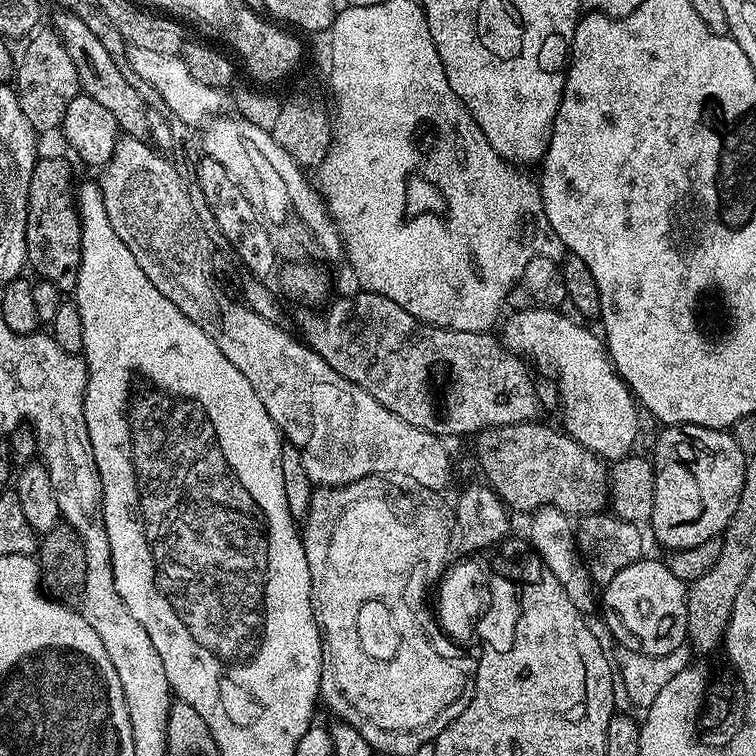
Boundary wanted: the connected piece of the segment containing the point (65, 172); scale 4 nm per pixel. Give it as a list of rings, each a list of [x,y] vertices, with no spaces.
[[[37,159],[34,166],[34,174],[30,178],[30,190],[28,191],[28,221],[26,222],[26,250],[28,251],[28,259],[26,261],[29,269],[33,268],[35,274],[41,280],[49,280],[56,289],[62,294],[68,294],[76,287],[76,279],[78,278],[78,268],[80,266],[80,213],[76,211],[76,192],[74,184],[72,188],[72,172],[68,169],[68,164],[64,160],[44,160]]]

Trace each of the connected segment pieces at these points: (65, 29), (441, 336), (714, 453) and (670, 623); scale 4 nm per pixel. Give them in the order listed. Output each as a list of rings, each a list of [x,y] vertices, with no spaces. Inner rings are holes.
[[[63,10],[57,13],[54,31],[64,43],[67,54],[70,54],[70,62],[73,69],[77,71],[80,92],[94,98],[94,102],[100,103],[105,110],[110,110],[124,136],[133,136],[136,140],[147,141],[150,130],[147,114],[150,108],[148,104],[144,105],[145,93],[134,90],[134,86],[130,86],[130,82],[122,78],[122,70],[118,70],[114,58],[110,58],[110,54],[102,47],[102,42],[98,42],[98,37],[90,31],[86,22],[82,22],[82,18]]]
[[[363,290],[357,291],[357,293],[357,296],[344,296],[341,300],[334,301],[329,308],[324,308],[321,312],[315,312],[317,309],[312,306],[301,307],[301,312],[296,316],[296,324],[300,327],[299,335],[309,348],[314,349],[335,372],[342,374],[342,378],[354,382],[359,388],[366,390],[366,394],[370,394],[375,400],[382,402],[382,406],[386,406],[386,410],[390,410],[390,414],[398,414],[398,418],[402,418],[402,422],[415,428],[425,428],[428,432],[433,432],[435,436],[441,438],[464,436],[467,432],[477,434],[485,428],[510,426],[512,423],[526,423],[537,419],[536,411],[540,408],[540,400],[536,397],[536,388],[532,385],[527,370],[520,365],[523,363],[515,355],[509,354],[497,337],[495,340],[488,332],[463,332],[449,328],[435,328],[432,324],[424,324],[418,318],[414,318],[409,312],[402,310],[402,306],[398,306],[398,302],[390,302],[390,298],[386,298],[382,294]]]
[[[669,424],[659,430],[654,455],[656,489],[650,527],[657,542],[665,544],[668,550],[696,547],[707,539],[720,536],[730,522],[742,494],[746,457],[728,430],[693,424]]]
[[[642,558],[626,570],[618,570],[614,578],[602,588],[602,604],[614,615],[620,616],[620,624],[637,640],[639,651],[647,656],[670,654],[688,639],[688,593],[686,584],[669,570],[663,559]]]

